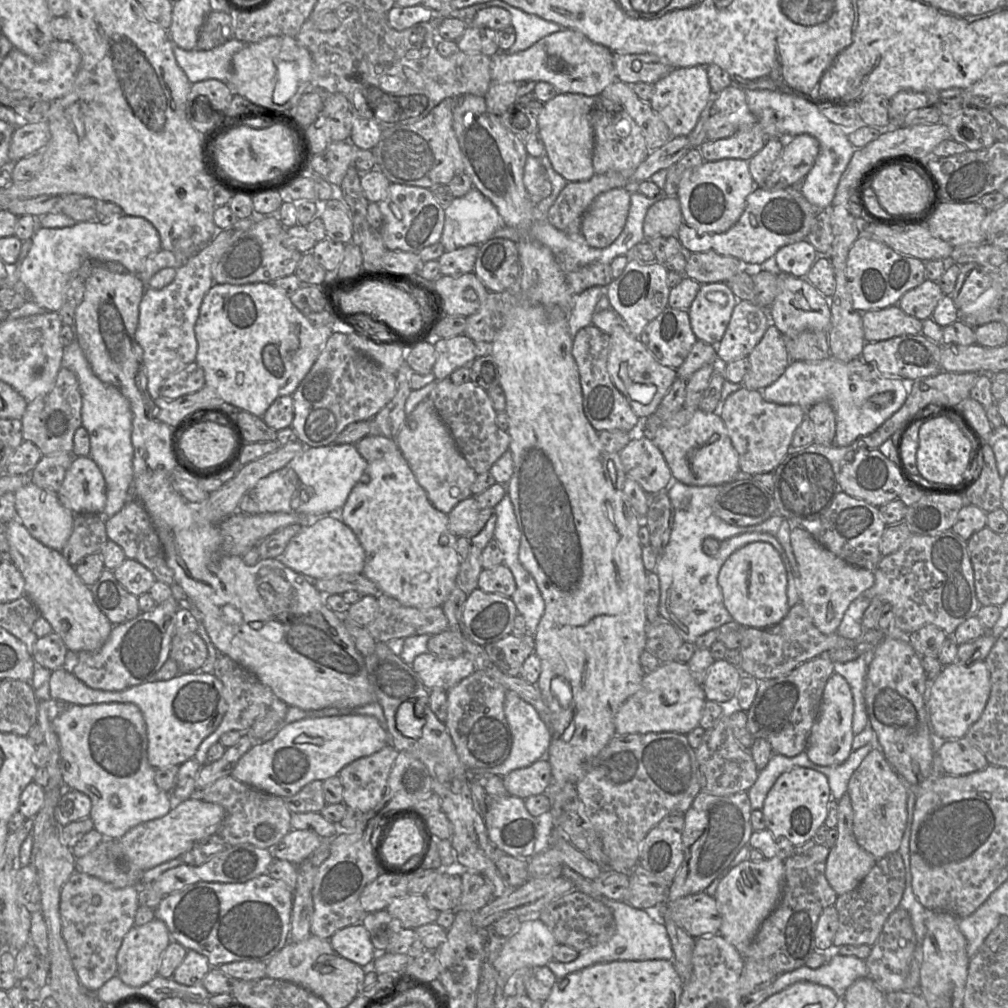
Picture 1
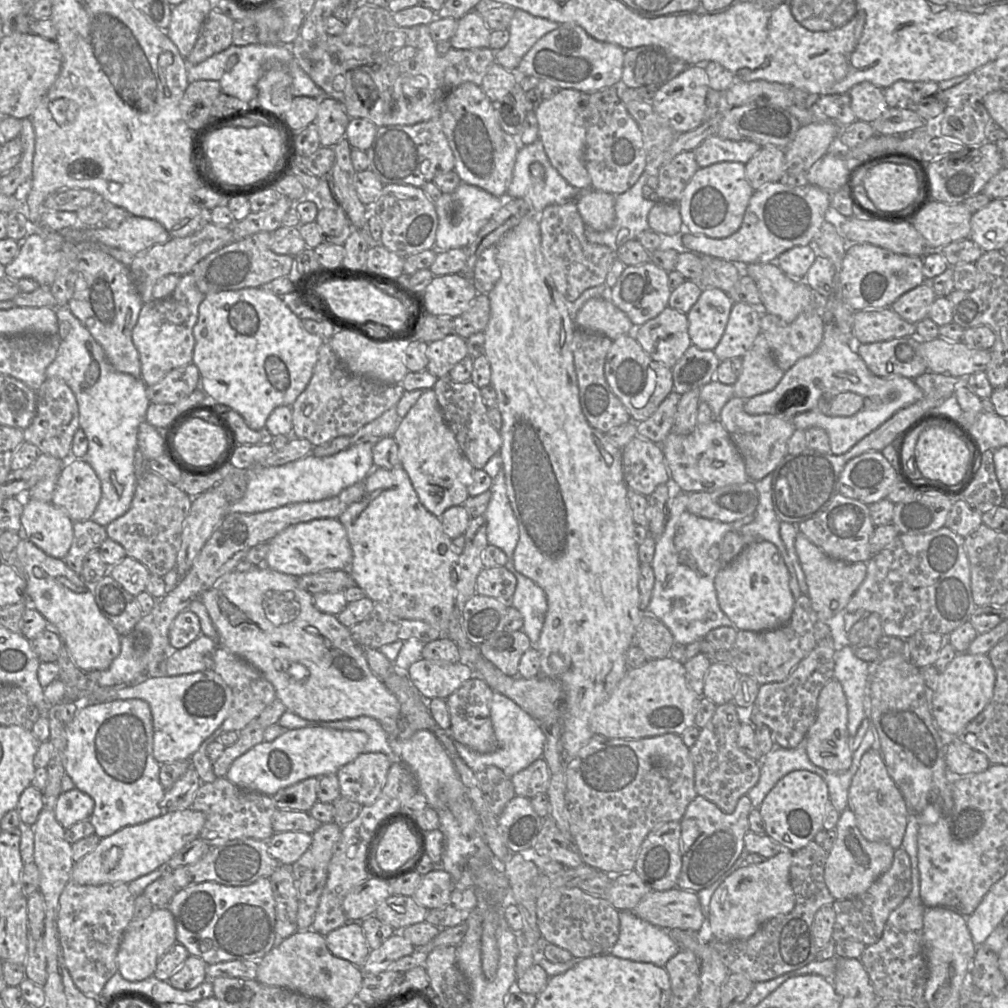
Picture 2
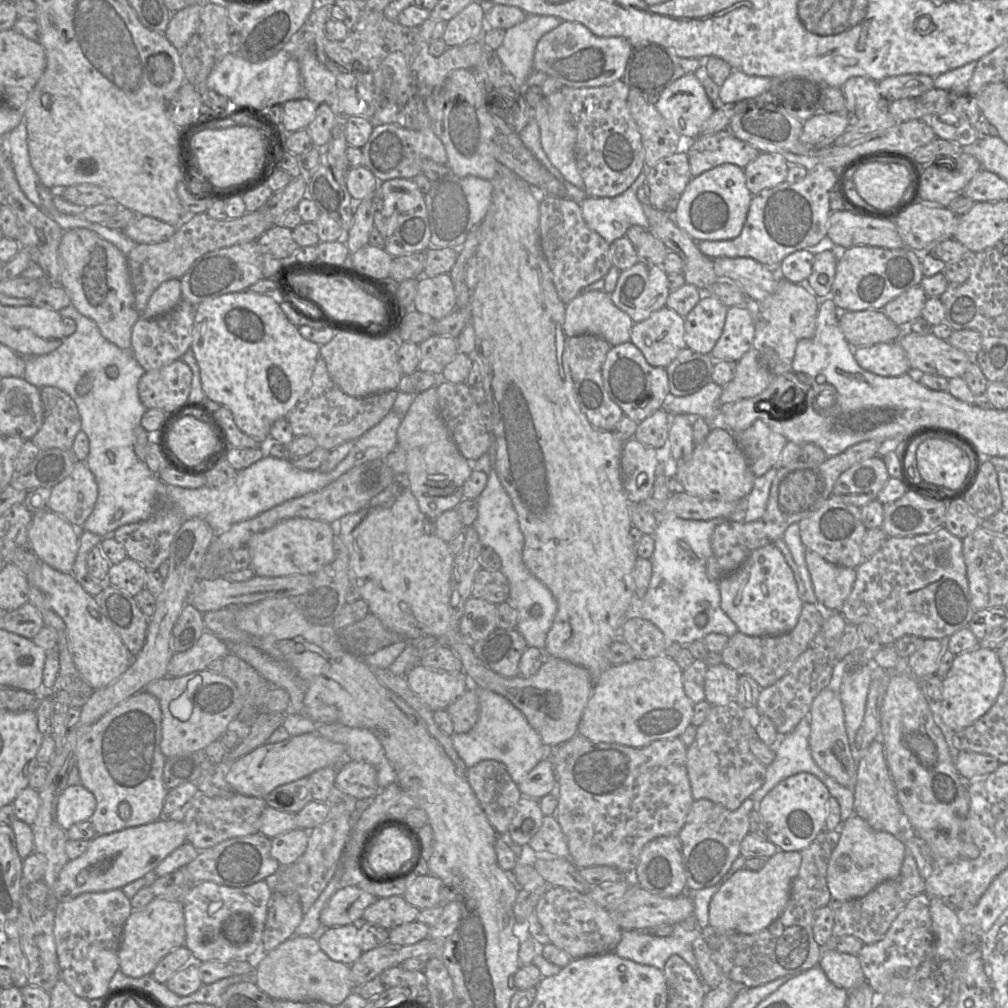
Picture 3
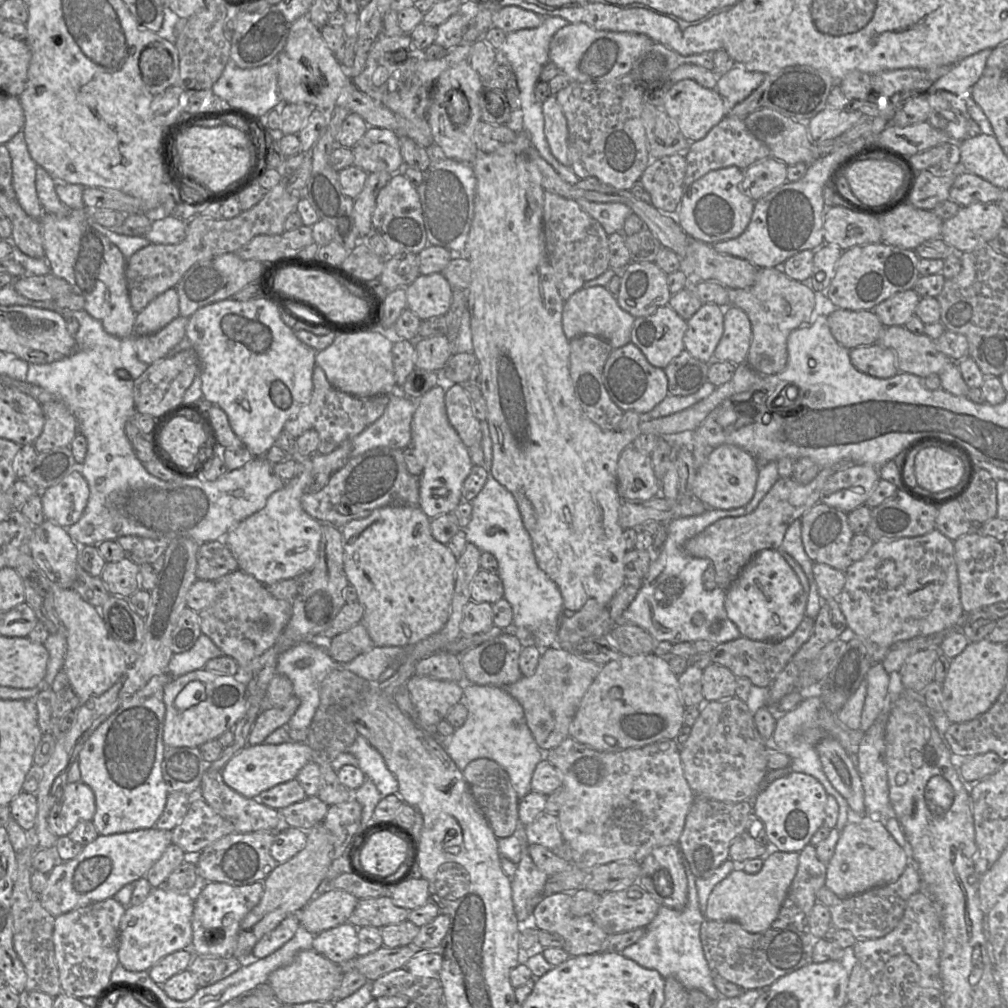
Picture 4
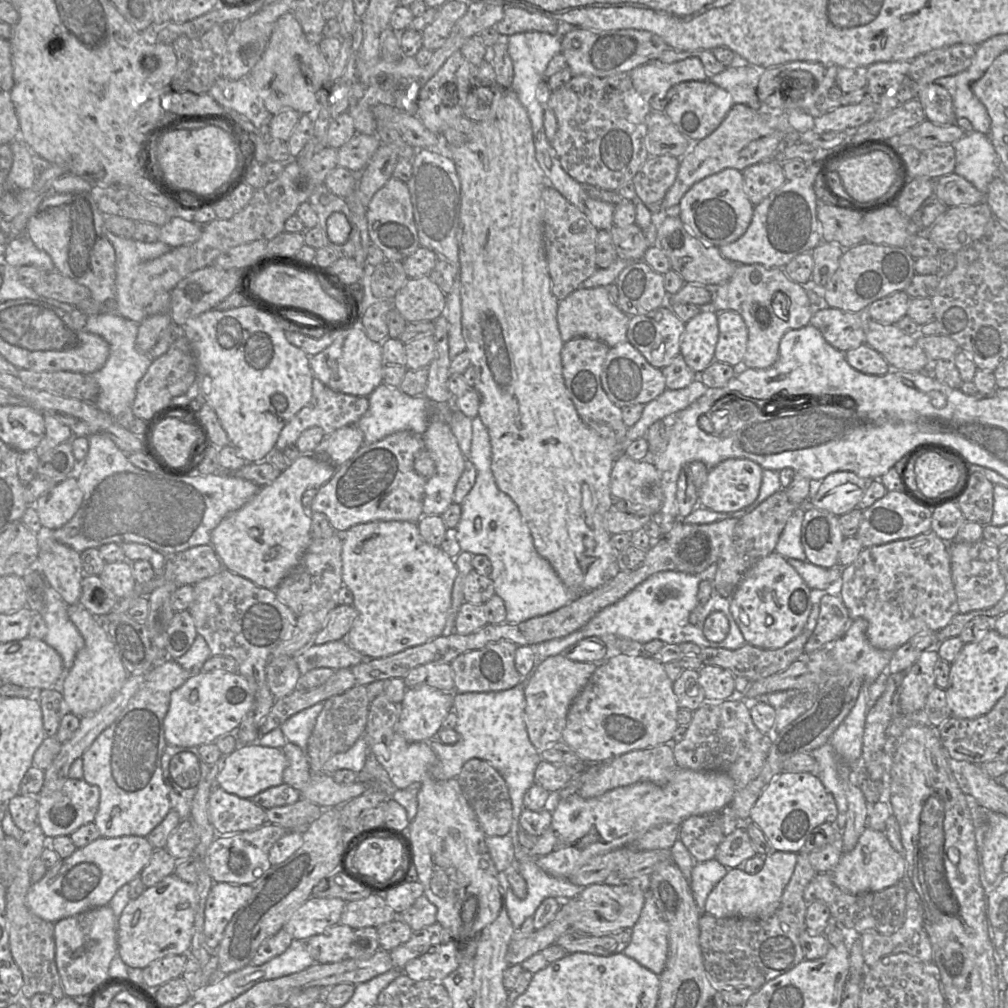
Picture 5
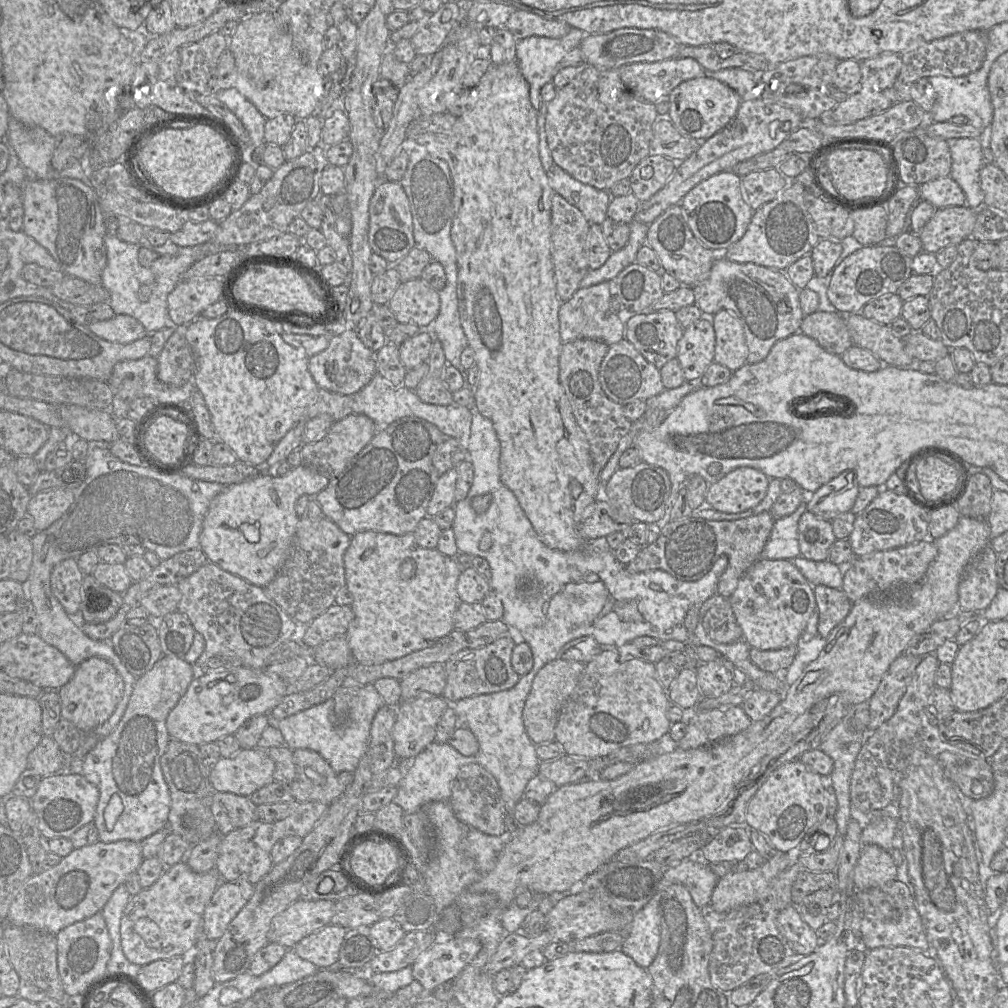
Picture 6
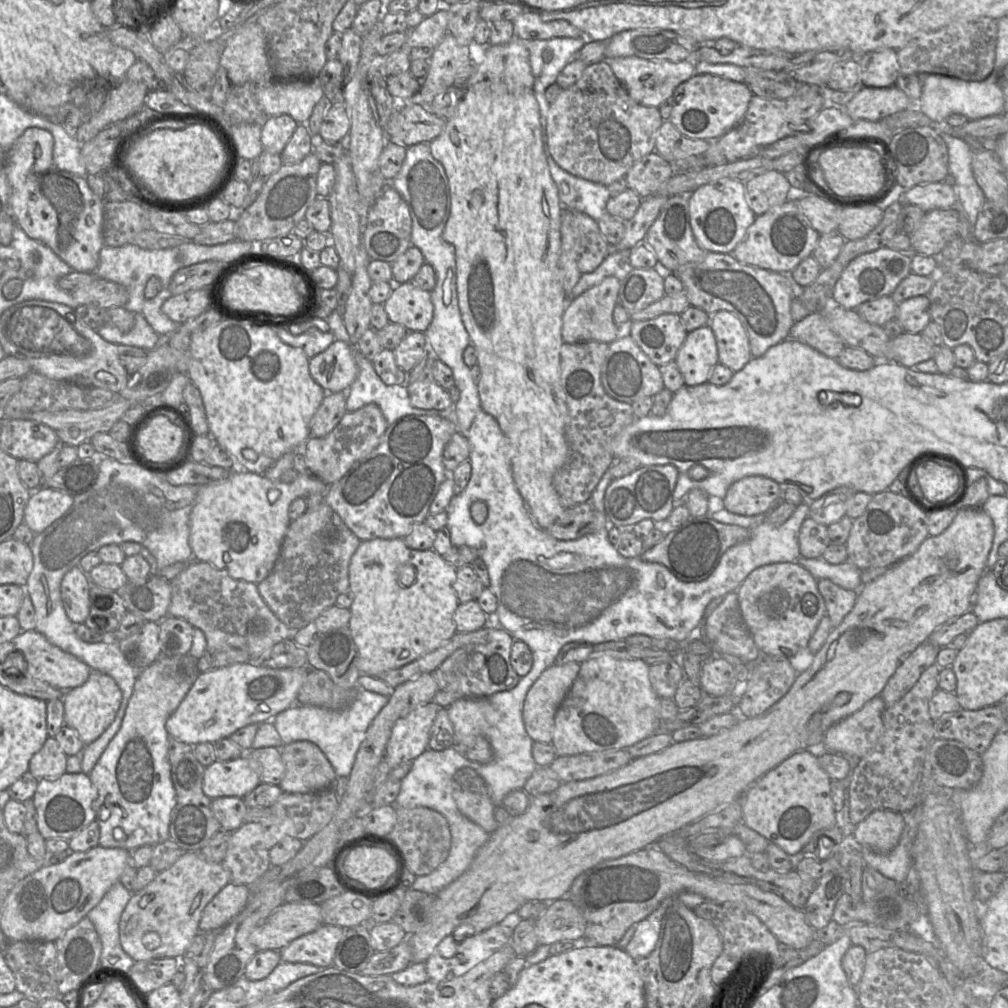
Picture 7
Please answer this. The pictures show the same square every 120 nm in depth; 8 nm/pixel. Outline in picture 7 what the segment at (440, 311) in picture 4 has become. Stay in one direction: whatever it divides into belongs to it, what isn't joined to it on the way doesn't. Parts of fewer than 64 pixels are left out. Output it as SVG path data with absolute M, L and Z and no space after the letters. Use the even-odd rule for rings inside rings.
M413 282L395 284L389 298L383 304L389 321L404 326L409 332L423 332L428 329L434 315L430 292L420 289Z

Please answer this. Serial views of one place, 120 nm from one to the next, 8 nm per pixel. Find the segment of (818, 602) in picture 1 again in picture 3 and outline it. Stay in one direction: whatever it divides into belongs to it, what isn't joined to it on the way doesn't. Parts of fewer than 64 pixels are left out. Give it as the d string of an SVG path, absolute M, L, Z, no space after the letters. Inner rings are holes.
M807 548L805 559L820 607L840 611L856 580L856 568L835 565Z

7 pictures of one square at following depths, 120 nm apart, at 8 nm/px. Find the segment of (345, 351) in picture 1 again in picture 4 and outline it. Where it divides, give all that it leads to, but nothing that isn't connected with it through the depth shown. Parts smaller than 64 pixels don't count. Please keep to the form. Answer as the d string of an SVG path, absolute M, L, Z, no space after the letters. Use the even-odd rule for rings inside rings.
M318 365L314 367L312 378L313 391L309 403L285 423L284 430L294 438L300 437L305 431L316 430L319 434L317 451L320 454L329 454L343 443L351 442L353 438L382 416L389 403L389 395L359 398L335 389L328 382L323 369Z

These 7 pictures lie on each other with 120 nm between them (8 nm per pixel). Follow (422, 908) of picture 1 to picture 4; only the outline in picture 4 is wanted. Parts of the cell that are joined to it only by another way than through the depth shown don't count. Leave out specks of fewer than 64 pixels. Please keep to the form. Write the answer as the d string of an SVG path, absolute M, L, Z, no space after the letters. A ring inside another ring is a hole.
M390 895L359 899L349 921L355 927L383 928L408 920L409 910L395 905Z

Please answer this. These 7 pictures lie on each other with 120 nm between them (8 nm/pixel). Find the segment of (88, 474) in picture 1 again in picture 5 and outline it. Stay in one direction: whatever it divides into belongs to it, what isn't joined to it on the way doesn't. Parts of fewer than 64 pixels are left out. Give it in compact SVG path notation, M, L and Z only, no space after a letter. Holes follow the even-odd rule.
M76 472L40 496L34 508L45 529L56 530L68 523L79 510L83 493Z

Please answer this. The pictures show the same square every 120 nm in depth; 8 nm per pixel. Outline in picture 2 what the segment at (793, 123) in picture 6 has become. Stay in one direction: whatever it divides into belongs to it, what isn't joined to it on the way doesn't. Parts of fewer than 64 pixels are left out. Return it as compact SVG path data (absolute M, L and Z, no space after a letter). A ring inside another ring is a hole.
M713 135L693 150L700 168L719 162L740 162L746 164L761 148L752 141L733 141Z

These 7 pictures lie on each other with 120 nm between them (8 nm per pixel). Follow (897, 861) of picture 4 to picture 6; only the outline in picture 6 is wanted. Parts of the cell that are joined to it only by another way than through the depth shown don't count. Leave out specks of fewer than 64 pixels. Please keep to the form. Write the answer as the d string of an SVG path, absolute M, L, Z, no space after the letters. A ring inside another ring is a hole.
M874 844L862 846L854 869L854 884L859 891L879 888L896 876L897 868L889 851Z

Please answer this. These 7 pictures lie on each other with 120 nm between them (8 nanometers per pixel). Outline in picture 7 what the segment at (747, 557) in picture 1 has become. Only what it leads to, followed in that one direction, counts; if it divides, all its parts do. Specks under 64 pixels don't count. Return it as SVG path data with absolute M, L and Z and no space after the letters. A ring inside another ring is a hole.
M795 562L772 563L754 569L737 589L743 618L754 642L764 657L784 658L789 661L808 642L820 620L826 614L823 596L817 587L818 580L804 567Z

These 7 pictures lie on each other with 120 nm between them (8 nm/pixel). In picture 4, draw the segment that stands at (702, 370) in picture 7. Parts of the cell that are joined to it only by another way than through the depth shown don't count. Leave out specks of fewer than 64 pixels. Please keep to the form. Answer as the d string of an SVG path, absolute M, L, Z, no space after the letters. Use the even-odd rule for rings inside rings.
M704 303L687 320L687 330L683 337L685 350L705 363L715 361L713 354L724 332L724 308Z

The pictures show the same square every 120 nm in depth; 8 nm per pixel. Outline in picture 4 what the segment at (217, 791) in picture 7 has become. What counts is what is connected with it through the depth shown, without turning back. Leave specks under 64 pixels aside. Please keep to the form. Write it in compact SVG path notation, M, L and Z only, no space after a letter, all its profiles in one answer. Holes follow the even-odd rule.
M303 742L247 745L235 754L221 771L224 782L246 798L257 798L263 791L296 778L299 770L311 761L311 749Z

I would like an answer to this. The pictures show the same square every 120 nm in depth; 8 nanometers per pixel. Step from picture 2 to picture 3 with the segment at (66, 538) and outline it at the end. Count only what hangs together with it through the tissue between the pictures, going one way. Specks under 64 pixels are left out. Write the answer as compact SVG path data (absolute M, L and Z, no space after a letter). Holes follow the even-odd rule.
M44 510L33 514L28 527L28 542L40 561L59 572L71 573L79 548L79 528L50 510Z

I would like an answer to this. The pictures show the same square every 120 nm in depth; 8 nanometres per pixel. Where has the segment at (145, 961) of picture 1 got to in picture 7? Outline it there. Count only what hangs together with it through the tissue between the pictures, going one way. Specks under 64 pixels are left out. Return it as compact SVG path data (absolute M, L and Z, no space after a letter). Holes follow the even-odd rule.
M184 852L169 868L157 873L142 890L132 892L119 923L123 950L134 960L181 959L199 933L202 912L231 876L222 863L205 860L199 852Z

